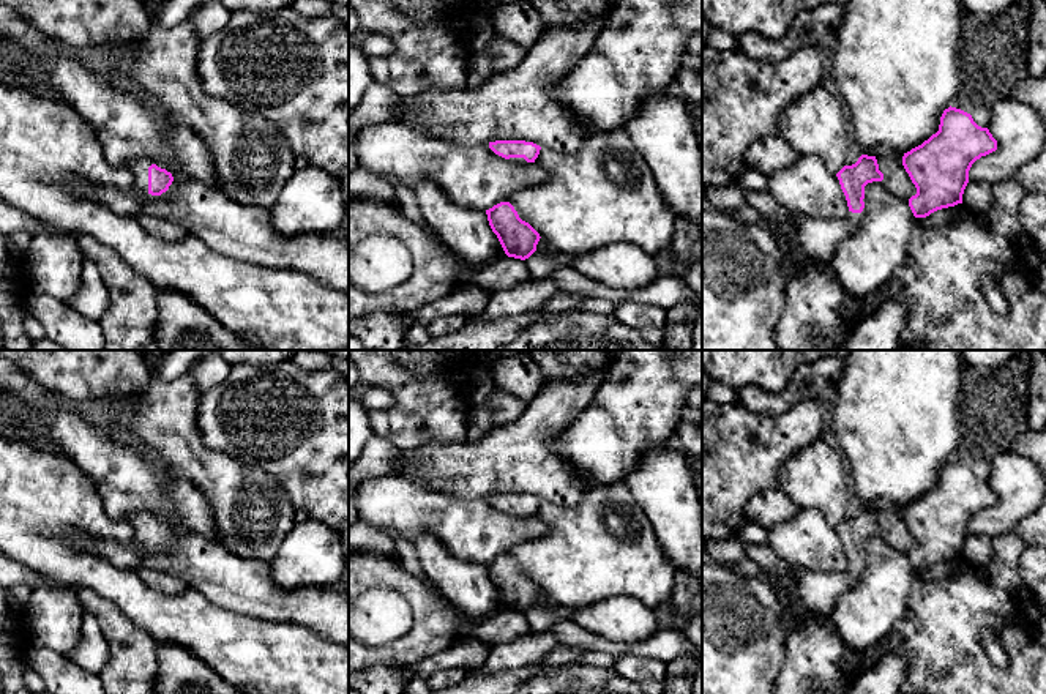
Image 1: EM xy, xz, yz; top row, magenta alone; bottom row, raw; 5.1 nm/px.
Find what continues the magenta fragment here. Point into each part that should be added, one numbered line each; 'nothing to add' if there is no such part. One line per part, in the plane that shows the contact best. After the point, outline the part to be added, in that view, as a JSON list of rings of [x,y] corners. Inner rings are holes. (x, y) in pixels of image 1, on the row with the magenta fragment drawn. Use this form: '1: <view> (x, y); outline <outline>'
1: xy (141, 169); outline [[[139,161],[136,166],[131,167],[134,175],[134,188],[144,197],[155,197],[148,192],[148,167],[151,166],[150,161]]]

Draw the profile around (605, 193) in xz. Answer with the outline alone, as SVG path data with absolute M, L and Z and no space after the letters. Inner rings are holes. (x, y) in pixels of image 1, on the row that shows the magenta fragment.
M623 128L593 134L574 153L541 148L535 162L547 174L547 180L517 191L508 202L522 221L558 251L582 256L614 243L629 243L655 254L672 243L675 215Z

